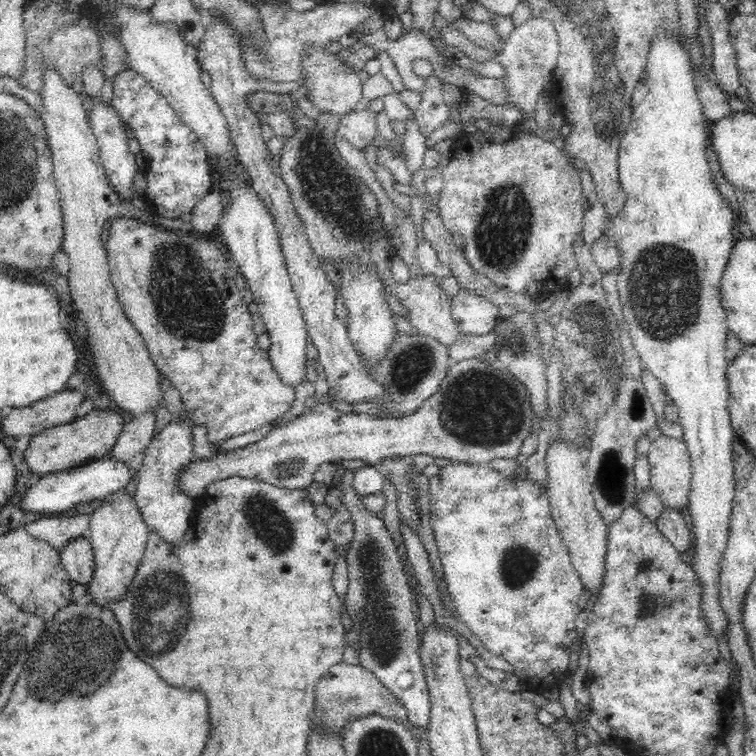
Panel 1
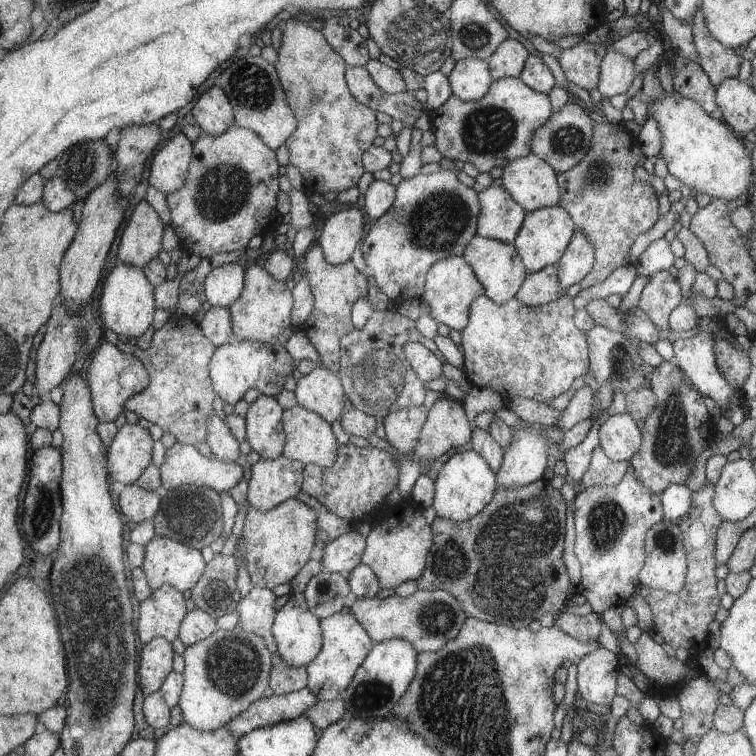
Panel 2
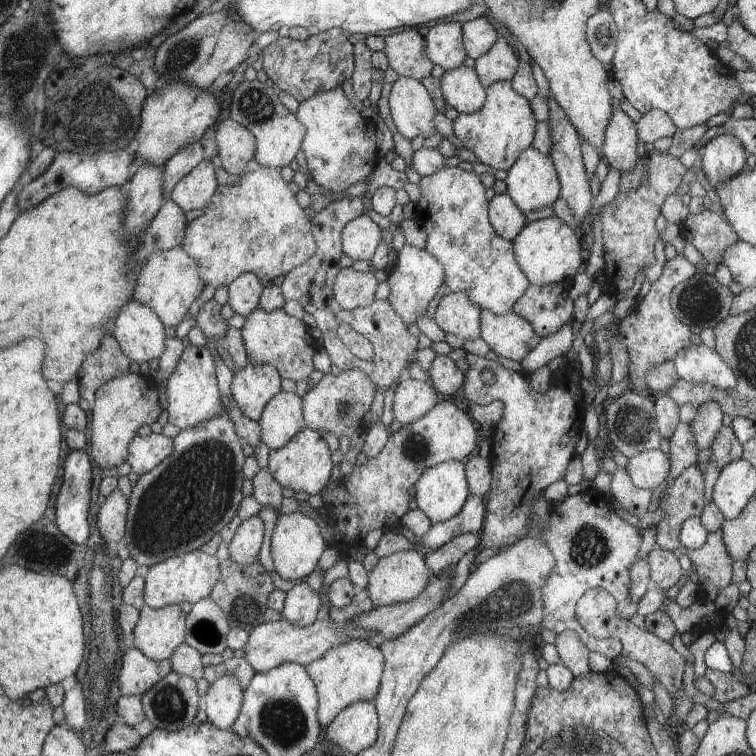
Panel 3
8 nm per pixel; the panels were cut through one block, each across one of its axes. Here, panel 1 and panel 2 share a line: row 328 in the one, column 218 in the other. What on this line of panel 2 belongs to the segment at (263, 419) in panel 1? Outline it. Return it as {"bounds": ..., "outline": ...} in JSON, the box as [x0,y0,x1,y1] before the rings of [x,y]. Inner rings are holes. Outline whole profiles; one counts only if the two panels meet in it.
{"bounds":[167,126,278,258],"outline":[[[232,126],[220,136],[212,136],[203,133],[198,140],[194,142],[194,159],[190,164],[190,172],[184,187],[179,191],[167,194],[167,203],[171,210],[171,227],[173,228],[176,236],[178,236],[179,246],[188,255],[195,254],[204,258],[220,254],[220,252],[232,252],[232,250],[246,250],[246,244],[252,236],[256,234],[266,235],[266,230],[274,224],[272,222],[272,212],[276,210],[276,196],[278,196],[278,162],[276,162],[276,154],[274,149],[270,148],[264,142],[259,133],[250,130],[249,128]]]}

